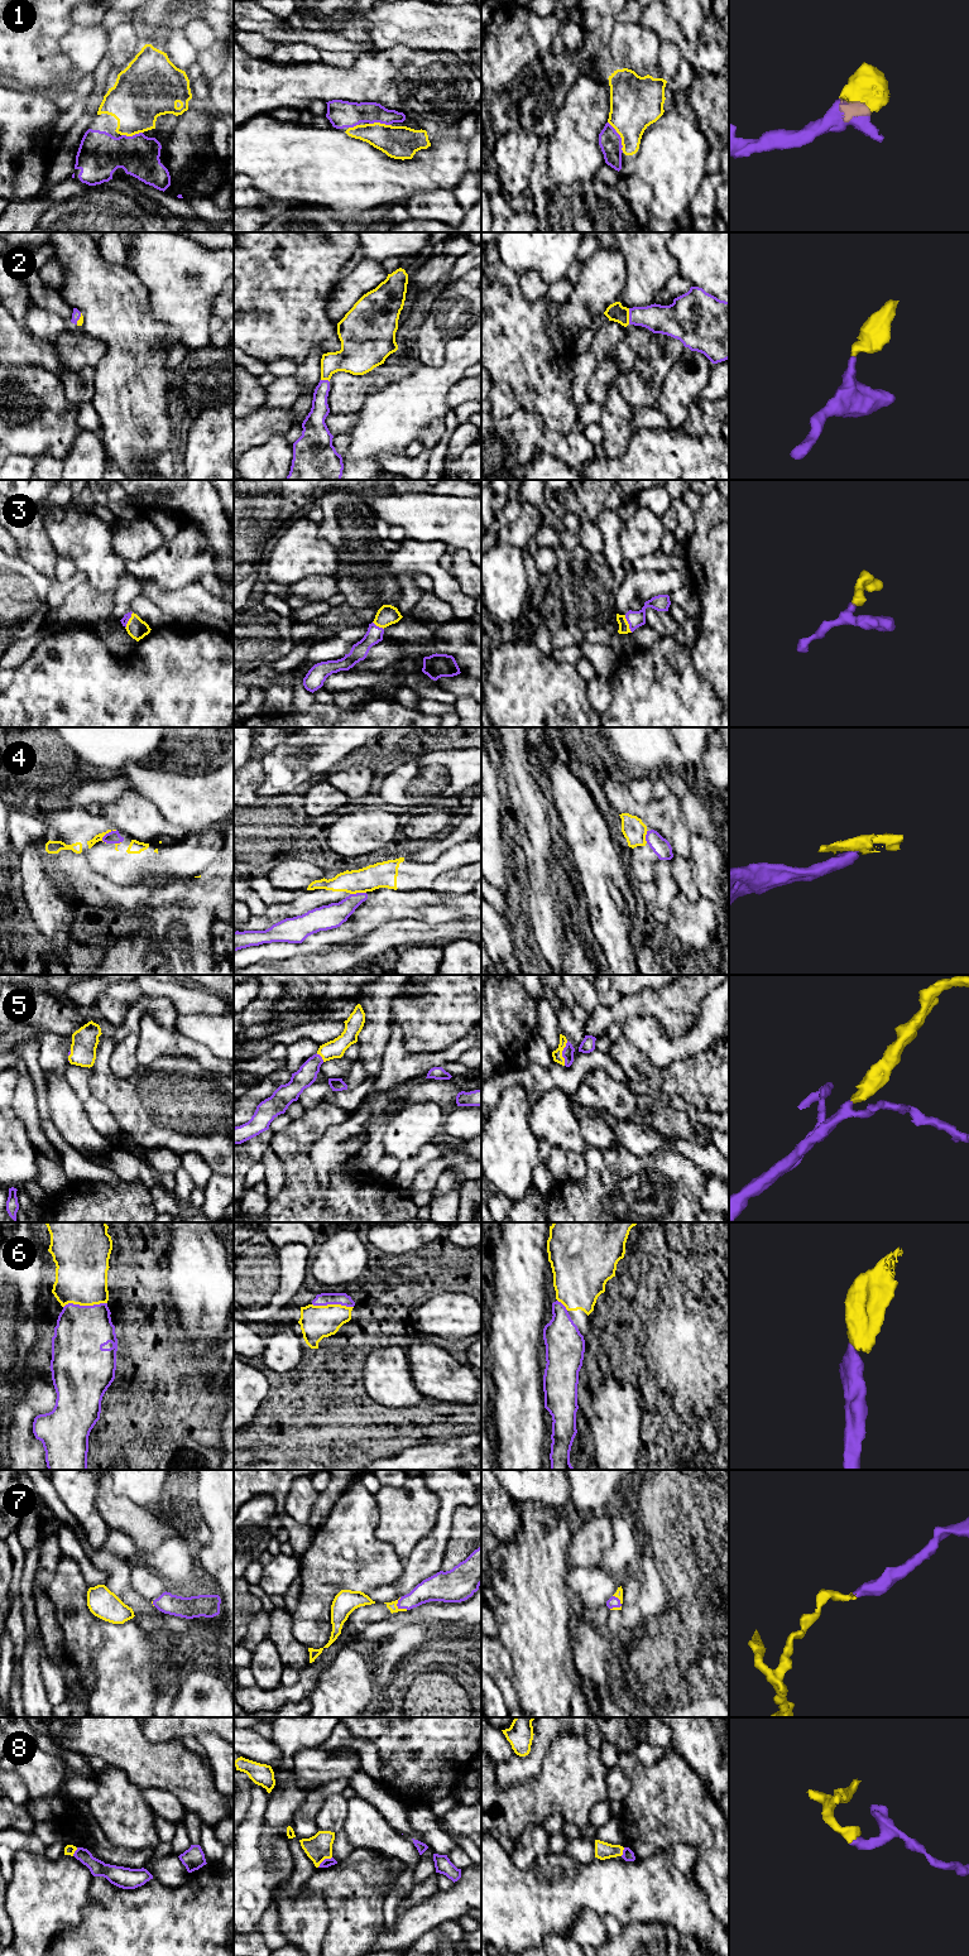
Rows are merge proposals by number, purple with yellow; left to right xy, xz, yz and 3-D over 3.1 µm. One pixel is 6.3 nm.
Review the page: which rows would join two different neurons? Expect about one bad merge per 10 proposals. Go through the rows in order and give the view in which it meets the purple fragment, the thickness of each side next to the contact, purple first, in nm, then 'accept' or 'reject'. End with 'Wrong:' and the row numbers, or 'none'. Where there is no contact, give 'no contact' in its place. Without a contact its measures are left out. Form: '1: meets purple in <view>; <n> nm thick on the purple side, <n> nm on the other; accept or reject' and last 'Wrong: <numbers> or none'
1: meets purple in xy; 280 nm thick on the purple side, 360 nm on the other; accept
2: meets purple in yz; 190 nm thick on the purple side, 120 nm on the other; accept
3: meets purple in yz; 110 nm thick on the purple side, 60 nm on the other; accept
4: meets purple in xy; 80 nm thick on the purple side, 50 nm on the other; accept
5: meets purple in yz; 80 nm thick on the purple side, 60 nm on the other; accept
6: meets purple in xy; 320 nm thick on the purple side, 340 nm on the other; accept
7: meets purple in xz; 160 nm thick on the purple side, 60 nm on the other; accept
8: meets purple in xz; 60 nm thick on the purple side, 160 nm on the other; accept
Wrong: none

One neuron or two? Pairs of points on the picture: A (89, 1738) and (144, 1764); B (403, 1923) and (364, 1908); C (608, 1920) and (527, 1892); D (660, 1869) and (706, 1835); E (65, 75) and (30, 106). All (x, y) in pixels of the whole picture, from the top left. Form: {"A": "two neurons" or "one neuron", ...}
{"A": "one neuron", "B": "two neurons", "C": "two neurons", "D": "two neurons", "E": "two neurons"}

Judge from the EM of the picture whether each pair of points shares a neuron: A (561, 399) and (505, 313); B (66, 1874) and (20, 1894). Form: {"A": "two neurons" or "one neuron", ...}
{"A": "one neuron", "B": "one neuron"}

